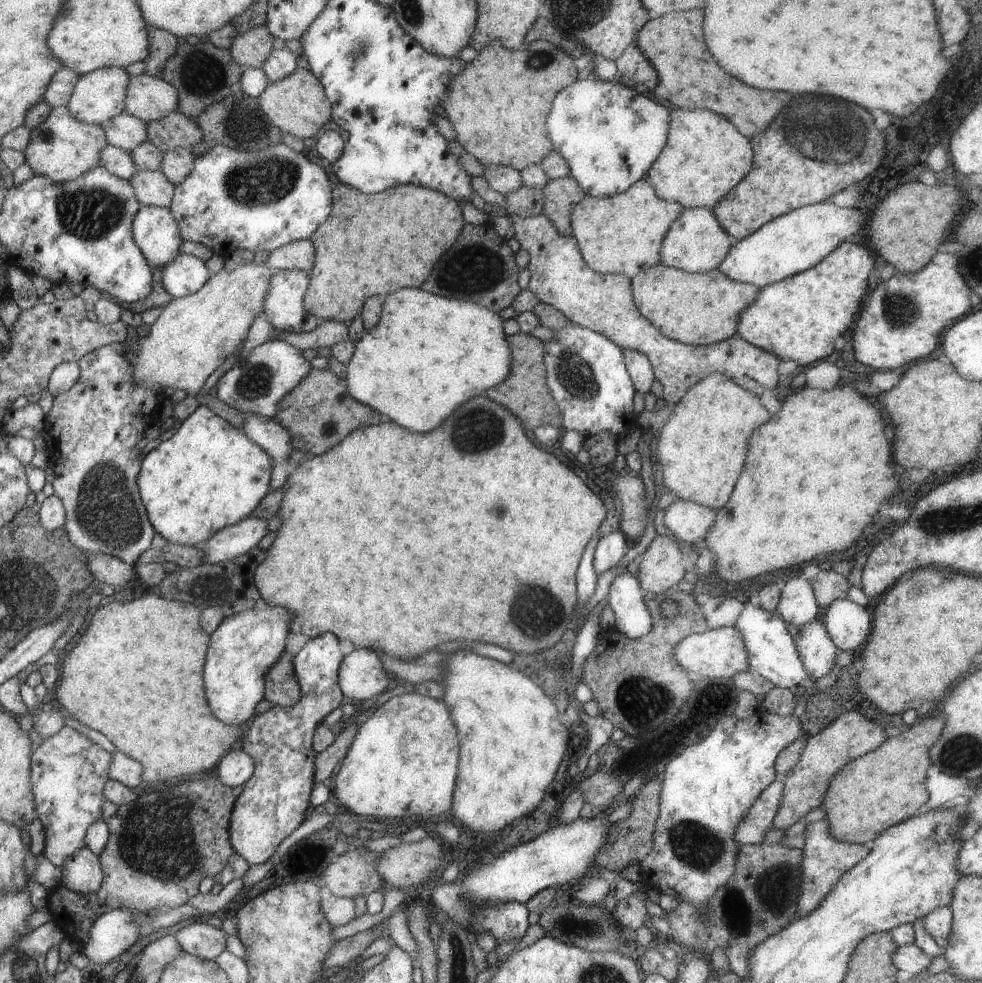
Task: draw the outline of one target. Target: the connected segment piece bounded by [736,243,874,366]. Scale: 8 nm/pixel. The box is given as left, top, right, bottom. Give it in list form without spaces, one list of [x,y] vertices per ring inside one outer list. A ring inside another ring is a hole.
[[[846,243],[807,271],[764,287],[754,303],[742,312],[738,334],[749,343],[799,365],[808,365],[834,352],[834,342],[842,336],[860,312],[860,302],[868,292],[868,274],[874,258],[860,243]]]

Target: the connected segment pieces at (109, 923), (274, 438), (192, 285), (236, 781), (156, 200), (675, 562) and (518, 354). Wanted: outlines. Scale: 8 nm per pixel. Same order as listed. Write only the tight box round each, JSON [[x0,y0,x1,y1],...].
[[84,908,139,964],[240,414,295,490],[162,253,211,298],[215,747,255,788],[130,170,175,208],[638,535,686,593],[484,332,562,430]]

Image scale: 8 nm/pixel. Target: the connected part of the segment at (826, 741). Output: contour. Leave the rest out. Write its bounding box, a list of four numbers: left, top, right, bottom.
[772,712,890,830]

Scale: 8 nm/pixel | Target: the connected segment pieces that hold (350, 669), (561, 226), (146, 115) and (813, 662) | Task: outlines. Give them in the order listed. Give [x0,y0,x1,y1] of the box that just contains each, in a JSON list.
[[339,648,390,702],[542,176,587,235],[127,75,179,124],[795,617,838,680]]

